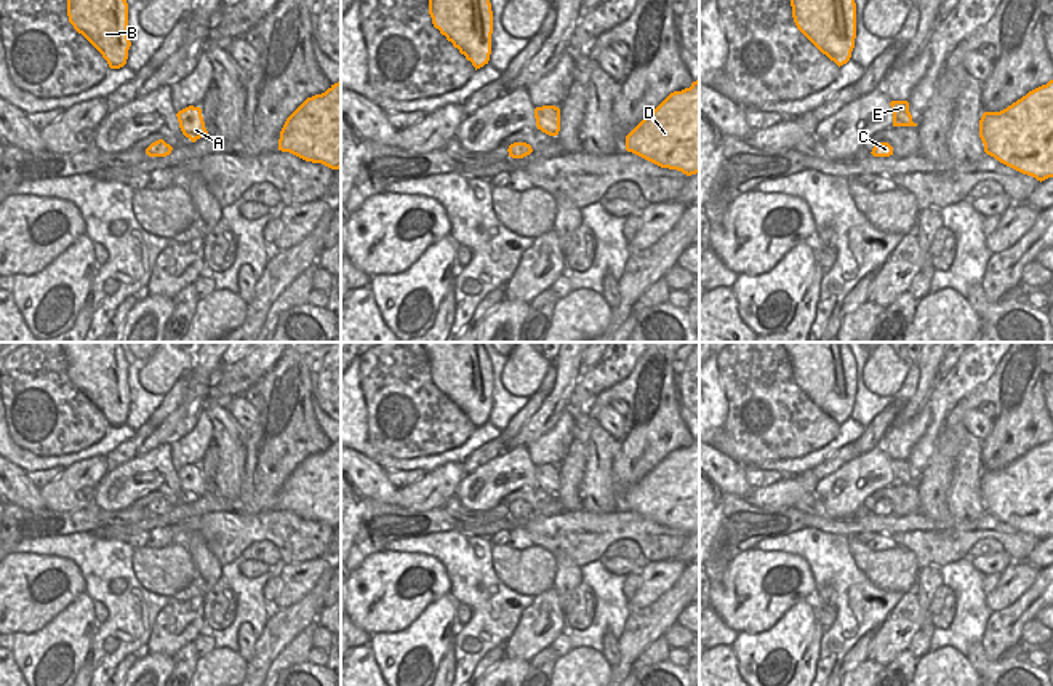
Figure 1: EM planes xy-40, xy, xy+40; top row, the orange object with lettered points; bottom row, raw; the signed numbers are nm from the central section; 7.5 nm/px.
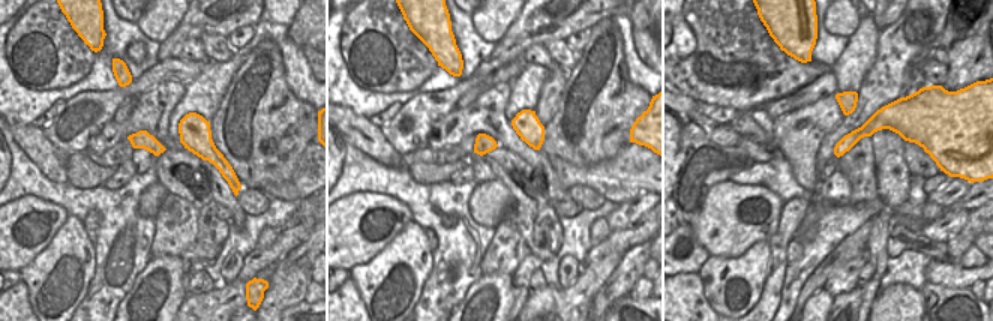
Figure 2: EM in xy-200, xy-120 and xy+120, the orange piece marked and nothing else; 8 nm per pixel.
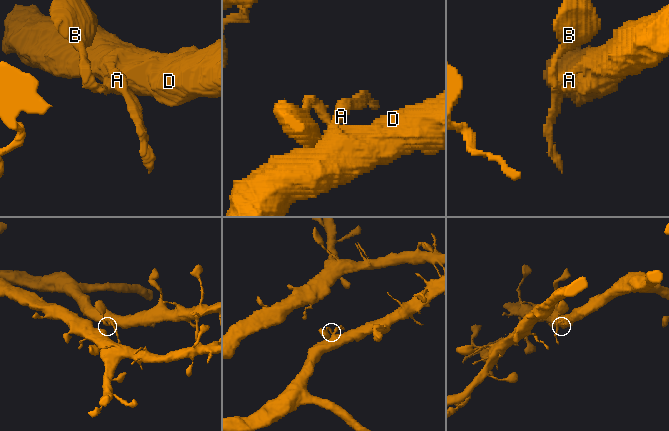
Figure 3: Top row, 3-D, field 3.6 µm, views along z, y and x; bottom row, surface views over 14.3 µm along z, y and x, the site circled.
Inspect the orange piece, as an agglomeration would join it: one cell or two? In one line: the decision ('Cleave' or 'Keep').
Keep.

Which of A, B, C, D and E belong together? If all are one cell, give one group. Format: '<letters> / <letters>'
A B C D E

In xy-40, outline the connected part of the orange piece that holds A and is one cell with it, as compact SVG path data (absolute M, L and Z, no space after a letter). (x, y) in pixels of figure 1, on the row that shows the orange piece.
M189 106L176 114L179 128L192 142L208 134L202 117L202 109Z

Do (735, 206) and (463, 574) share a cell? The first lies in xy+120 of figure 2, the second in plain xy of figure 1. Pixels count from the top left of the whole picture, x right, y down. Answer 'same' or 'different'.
different

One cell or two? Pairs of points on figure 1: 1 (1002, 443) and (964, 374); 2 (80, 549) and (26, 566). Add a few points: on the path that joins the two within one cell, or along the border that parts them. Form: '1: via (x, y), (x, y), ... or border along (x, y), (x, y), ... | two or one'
1: border along (999, 363), (988, 379), (959, 400) | two
2: border along (21, 552), (64, 557), (79, 570), (85, 582) | two

